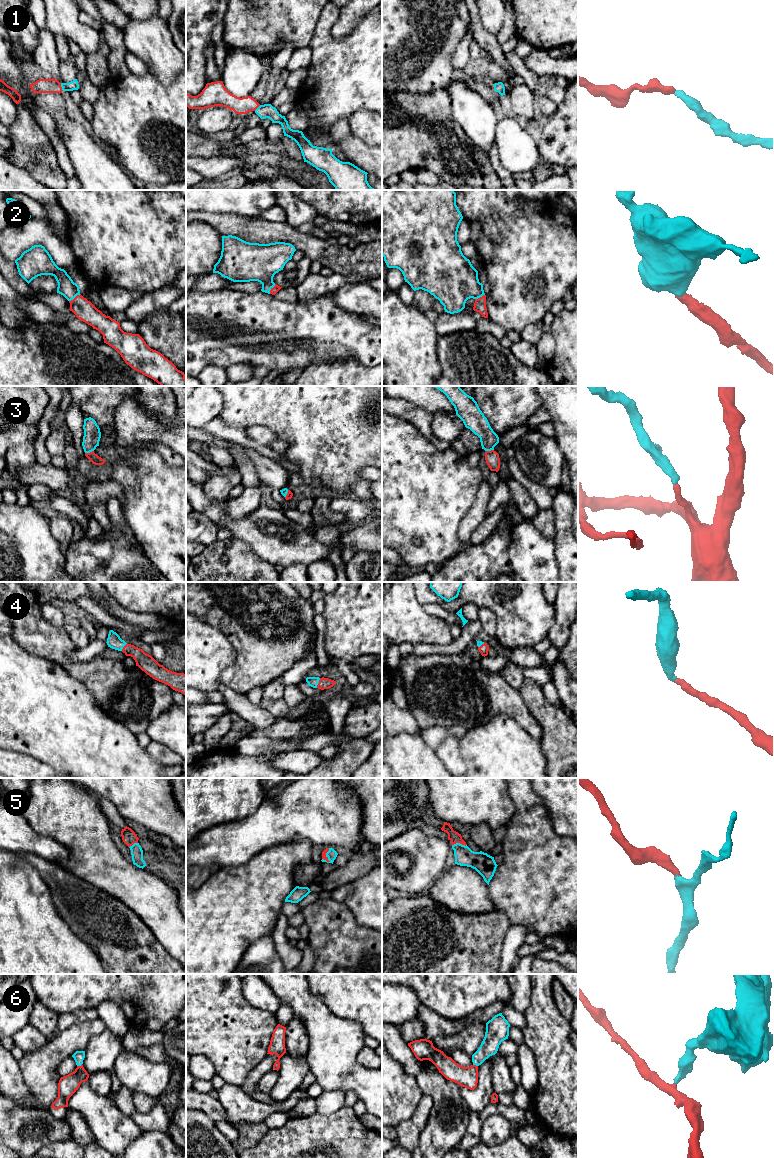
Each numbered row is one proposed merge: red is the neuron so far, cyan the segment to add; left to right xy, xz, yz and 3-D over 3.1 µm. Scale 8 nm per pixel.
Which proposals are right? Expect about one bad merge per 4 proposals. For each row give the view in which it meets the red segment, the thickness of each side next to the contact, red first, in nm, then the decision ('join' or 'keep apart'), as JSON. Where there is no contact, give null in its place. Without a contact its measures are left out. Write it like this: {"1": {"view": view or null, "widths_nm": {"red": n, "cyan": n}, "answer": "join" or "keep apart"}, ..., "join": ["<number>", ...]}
{"1": {"view": "xy", "widths_nm": {"red": 110, "cyan": 80}, "answer": "join"}, "2": {"view": "xy", "widths_nm": {"red": 160, "cyan": 140}, "answer": "join"}, "3": {"view": "xy", "widths_nm": {"red": 80, "cyan": 140}, "answer": "join"}, "4": {"view": "xz", "widths_nm": {"red": 100, "cyan": 80}, "answer": "join"}, "5": {"view": "yz", "widths_nm": {"red": 90, "cyan": 160}, "answer": "join"}, "6": {"view": "xy", "widths_nm": {"red": 160, "cyan": 90}, "answer": "join"}, "join": ["1", "2", "3", "4", "5", "6"]}

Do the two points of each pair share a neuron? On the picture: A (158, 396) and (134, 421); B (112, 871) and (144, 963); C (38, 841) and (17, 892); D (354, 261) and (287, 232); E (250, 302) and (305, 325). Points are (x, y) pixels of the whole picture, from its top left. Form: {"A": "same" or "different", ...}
{"A": "different", "B": "different", "C": "different", "D": "same", "E": "same"}

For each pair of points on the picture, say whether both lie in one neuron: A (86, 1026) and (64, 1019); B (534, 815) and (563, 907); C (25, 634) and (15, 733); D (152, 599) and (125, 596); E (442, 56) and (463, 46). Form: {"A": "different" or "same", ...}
{"A": "different", "B": "same", "C": "different", "D": "same", "E": "different"}

